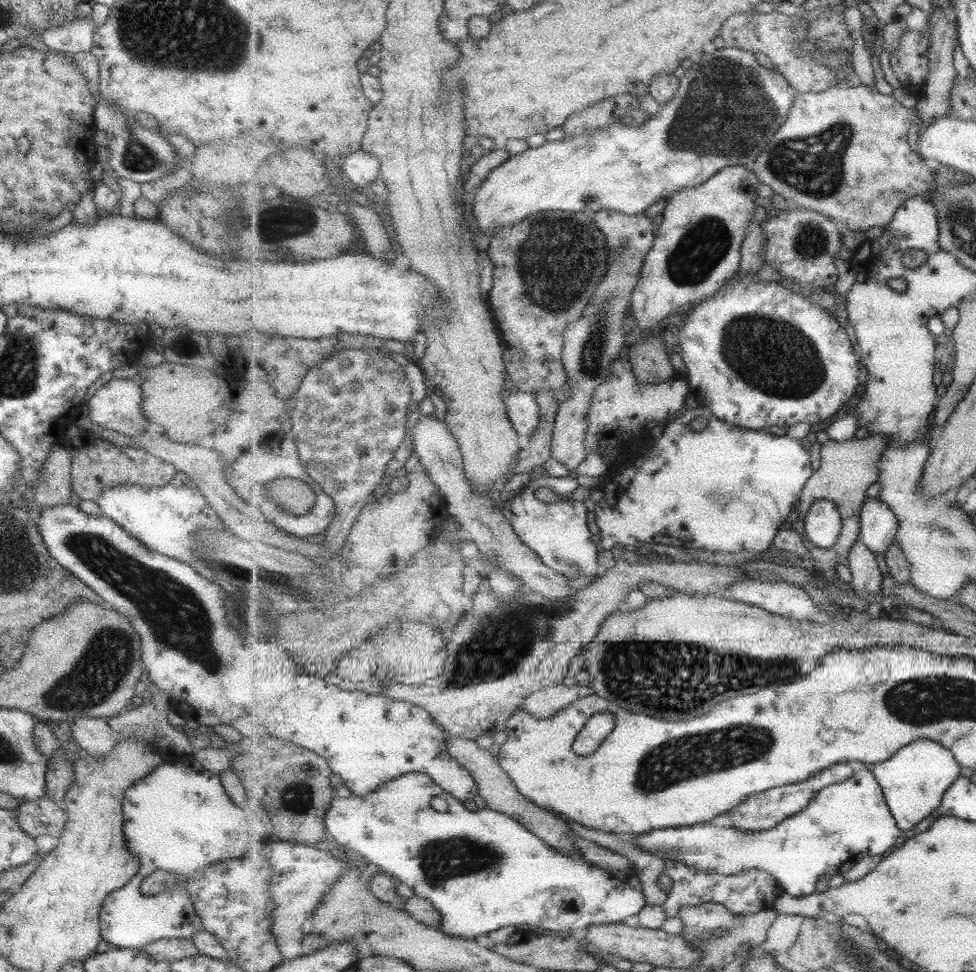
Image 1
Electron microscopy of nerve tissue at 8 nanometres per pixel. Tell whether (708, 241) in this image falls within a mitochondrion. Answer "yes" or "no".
yes

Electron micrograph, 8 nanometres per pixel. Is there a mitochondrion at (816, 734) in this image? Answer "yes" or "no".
no

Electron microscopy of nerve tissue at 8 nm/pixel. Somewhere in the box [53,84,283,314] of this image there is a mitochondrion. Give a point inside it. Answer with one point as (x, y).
(136, 156)

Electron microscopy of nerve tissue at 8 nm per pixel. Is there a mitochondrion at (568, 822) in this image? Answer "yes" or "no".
no

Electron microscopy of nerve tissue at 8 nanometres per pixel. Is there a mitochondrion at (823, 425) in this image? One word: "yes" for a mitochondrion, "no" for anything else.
no

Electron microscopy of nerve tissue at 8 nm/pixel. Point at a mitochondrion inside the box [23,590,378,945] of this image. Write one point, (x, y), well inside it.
(99, 677)

